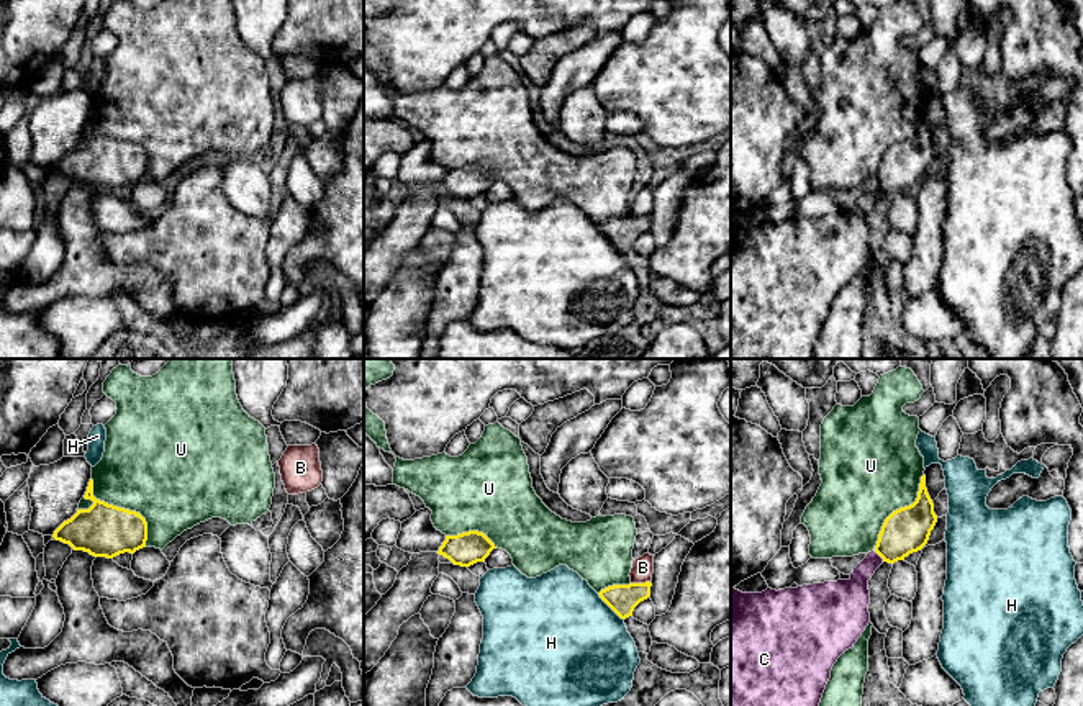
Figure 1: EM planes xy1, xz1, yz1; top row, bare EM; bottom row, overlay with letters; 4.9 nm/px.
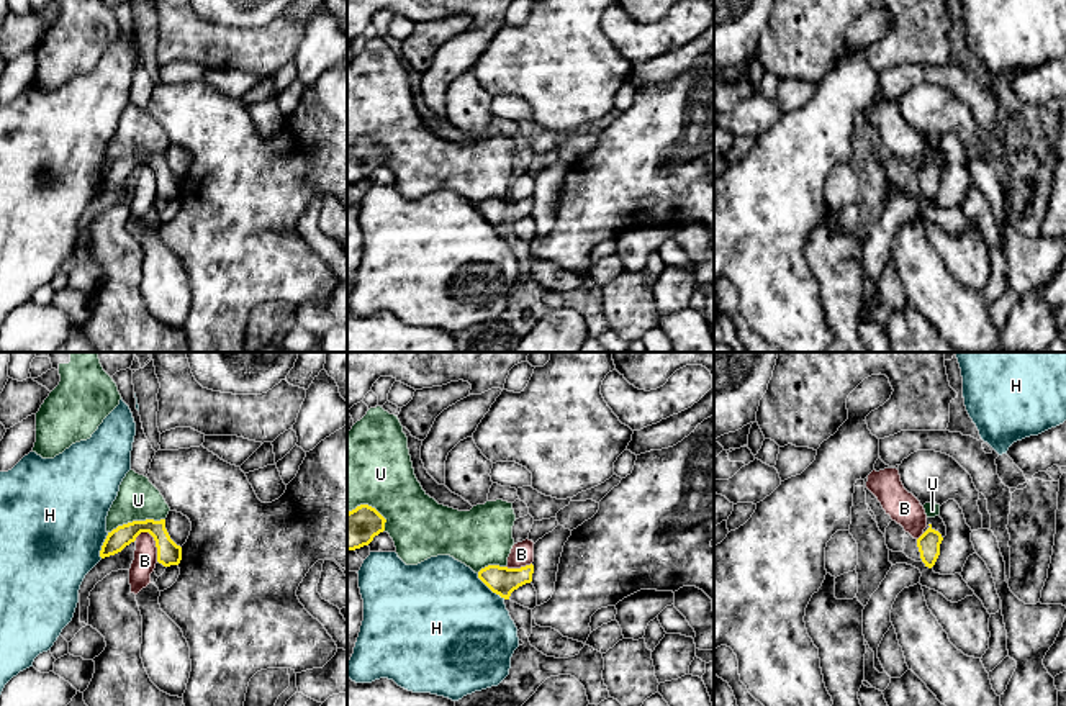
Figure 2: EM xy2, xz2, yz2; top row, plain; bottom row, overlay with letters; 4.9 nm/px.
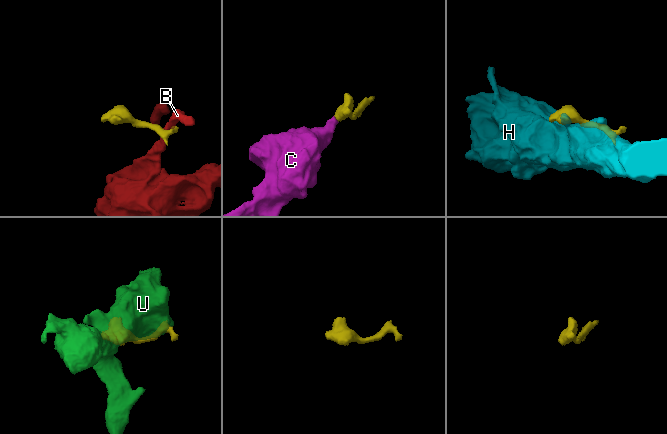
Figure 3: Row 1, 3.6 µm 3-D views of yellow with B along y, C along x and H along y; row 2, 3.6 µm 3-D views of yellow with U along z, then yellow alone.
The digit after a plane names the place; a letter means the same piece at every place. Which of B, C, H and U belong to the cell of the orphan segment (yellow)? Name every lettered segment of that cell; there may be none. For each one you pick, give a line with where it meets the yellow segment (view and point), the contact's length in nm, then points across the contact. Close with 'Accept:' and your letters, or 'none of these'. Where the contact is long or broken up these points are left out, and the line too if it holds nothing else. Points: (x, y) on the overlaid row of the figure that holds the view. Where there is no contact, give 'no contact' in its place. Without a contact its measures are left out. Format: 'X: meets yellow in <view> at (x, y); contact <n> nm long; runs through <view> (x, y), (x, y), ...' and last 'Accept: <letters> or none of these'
C: meets yellow in yz1 at (879, 554); contact 80 nm long; runs through yz1 (905, 531), (879, 554), (859, 577), (851, 597)
Accept: C

